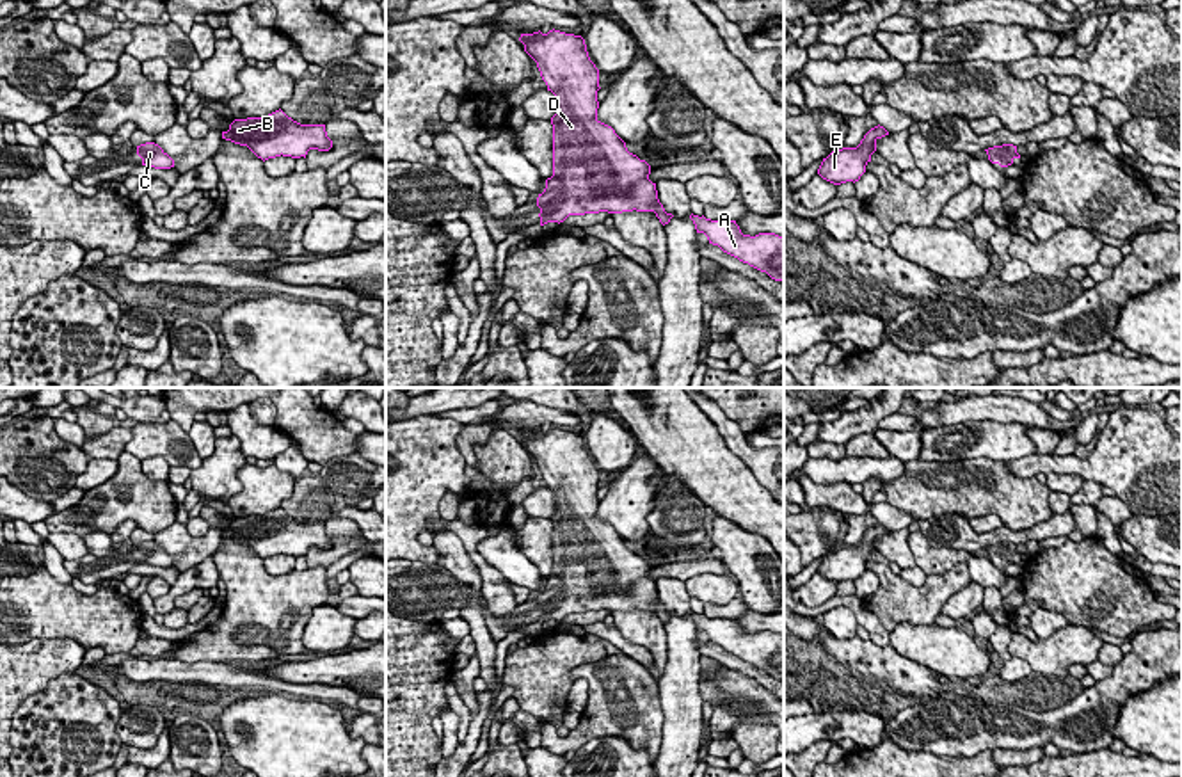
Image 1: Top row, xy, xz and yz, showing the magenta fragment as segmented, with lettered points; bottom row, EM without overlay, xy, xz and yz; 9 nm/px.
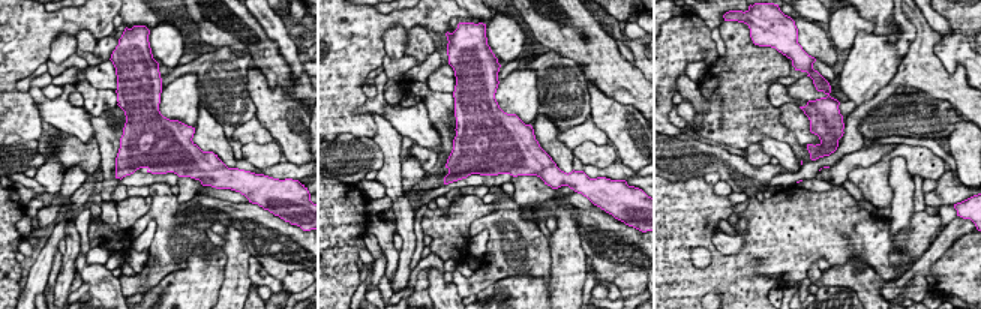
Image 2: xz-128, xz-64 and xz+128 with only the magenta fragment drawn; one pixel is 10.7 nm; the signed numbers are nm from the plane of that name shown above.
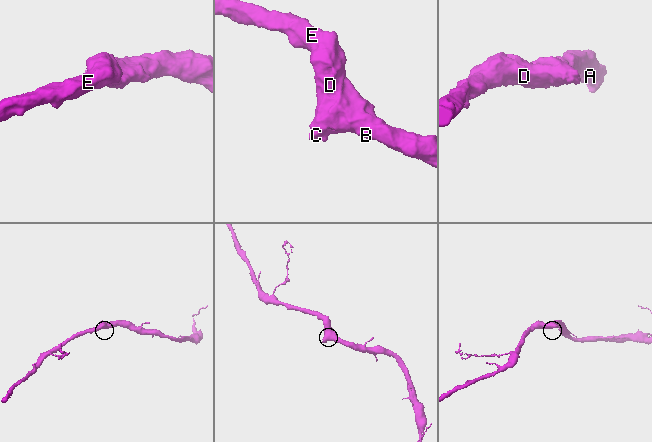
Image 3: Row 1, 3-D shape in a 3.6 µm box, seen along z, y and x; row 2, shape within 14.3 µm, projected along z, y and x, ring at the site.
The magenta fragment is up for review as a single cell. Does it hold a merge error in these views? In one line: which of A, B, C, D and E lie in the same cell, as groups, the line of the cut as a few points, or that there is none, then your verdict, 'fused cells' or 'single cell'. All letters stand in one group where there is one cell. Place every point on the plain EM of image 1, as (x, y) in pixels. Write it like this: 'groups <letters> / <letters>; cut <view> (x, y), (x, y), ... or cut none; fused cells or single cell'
groups A B C D E; cut none; single cell

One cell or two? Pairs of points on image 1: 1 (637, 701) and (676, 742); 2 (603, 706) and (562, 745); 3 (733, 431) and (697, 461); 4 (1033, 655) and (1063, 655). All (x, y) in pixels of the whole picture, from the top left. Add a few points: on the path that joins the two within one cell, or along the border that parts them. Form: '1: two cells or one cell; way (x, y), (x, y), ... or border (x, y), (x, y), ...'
1: two cells; border (656, 687), (662, 712), (658, 758)
2: one cell; way (598, 717), (573, 740)
3: two cells; border (697, 406), (713, 424), (724, 443), (750, 470)
4: one cell; way (1040, 655), (1056, 655)

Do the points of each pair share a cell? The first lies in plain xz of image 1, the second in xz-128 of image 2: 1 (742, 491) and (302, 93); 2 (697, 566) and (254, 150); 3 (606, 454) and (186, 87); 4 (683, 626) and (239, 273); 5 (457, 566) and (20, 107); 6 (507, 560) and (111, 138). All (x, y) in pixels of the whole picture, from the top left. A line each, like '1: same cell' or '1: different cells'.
1: same cell
2: different cells
3: same cell
4: same cell
5: different cells
6: different cells

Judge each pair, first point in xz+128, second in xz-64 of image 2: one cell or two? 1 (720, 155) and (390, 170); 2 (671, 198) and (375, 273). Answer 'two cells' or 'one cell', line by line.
1: two cells
2: two cells

